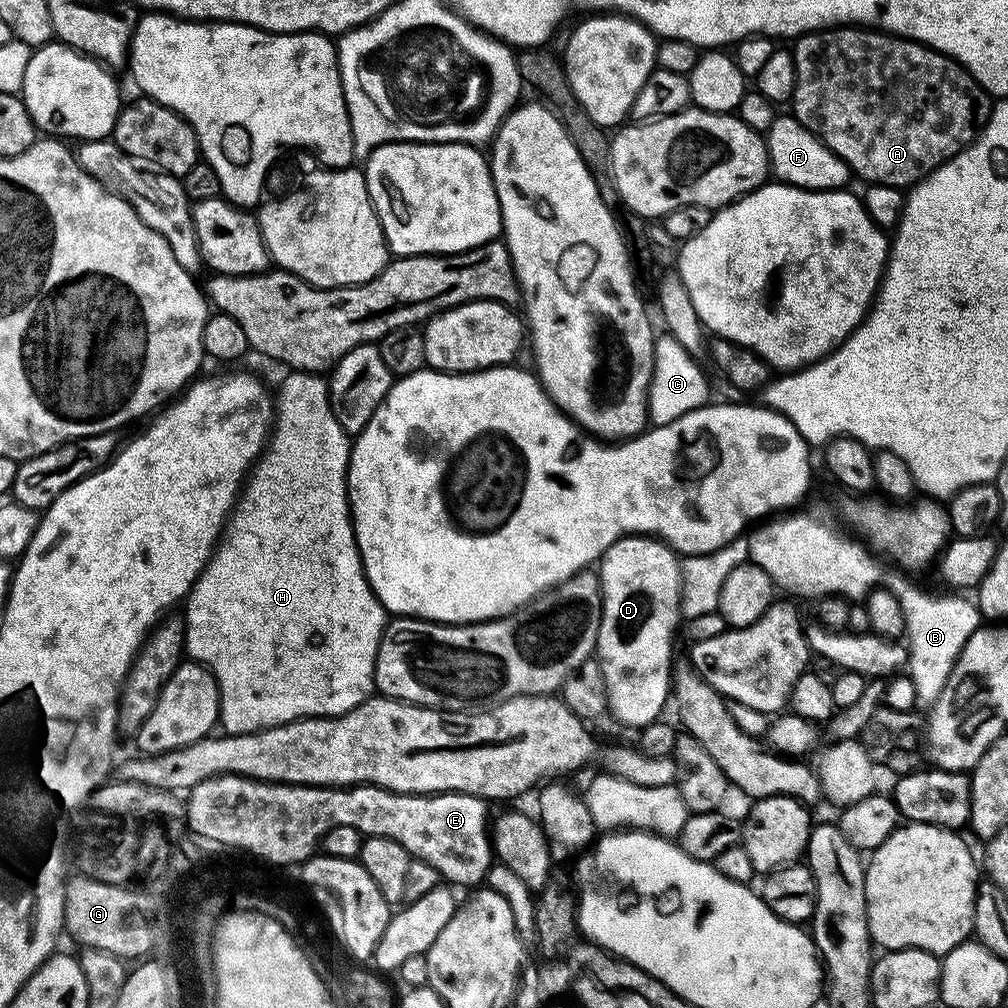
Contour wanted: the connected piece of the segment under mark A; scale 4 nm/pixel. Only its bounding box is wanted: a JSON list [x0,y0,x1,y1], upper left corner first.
[790,36,990,189]

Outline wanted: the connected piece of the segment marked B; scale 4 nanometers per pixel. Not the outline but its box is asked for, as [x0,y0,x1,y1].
[895,587,982,710]

